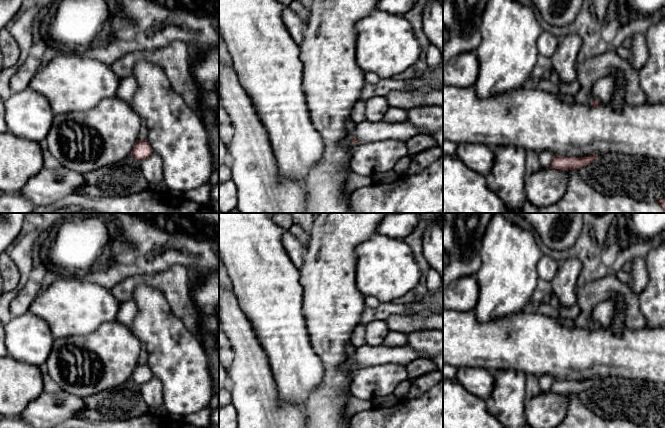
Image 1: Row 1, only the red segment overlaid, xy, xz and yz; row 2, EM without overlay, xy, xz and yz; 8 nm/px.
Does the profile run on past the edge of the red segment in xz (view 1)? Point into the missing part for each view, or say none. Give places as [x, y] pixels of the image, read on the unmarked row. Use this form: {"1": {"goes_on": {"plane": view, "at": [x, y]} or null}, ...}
{"1": {"goes_on": {"plane": "xz", "at": [349, 363]}}}

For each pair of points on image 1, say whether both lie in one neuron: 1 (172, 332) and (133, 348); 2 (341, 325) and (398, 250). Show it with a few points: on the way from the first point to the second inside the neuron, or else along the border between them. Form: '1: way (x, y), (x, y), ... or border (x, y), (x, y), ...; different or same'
1: border (129, 327), (130, 331), (141, 342); different
2: border (355, 273), (355, 285), (365, 296); different

